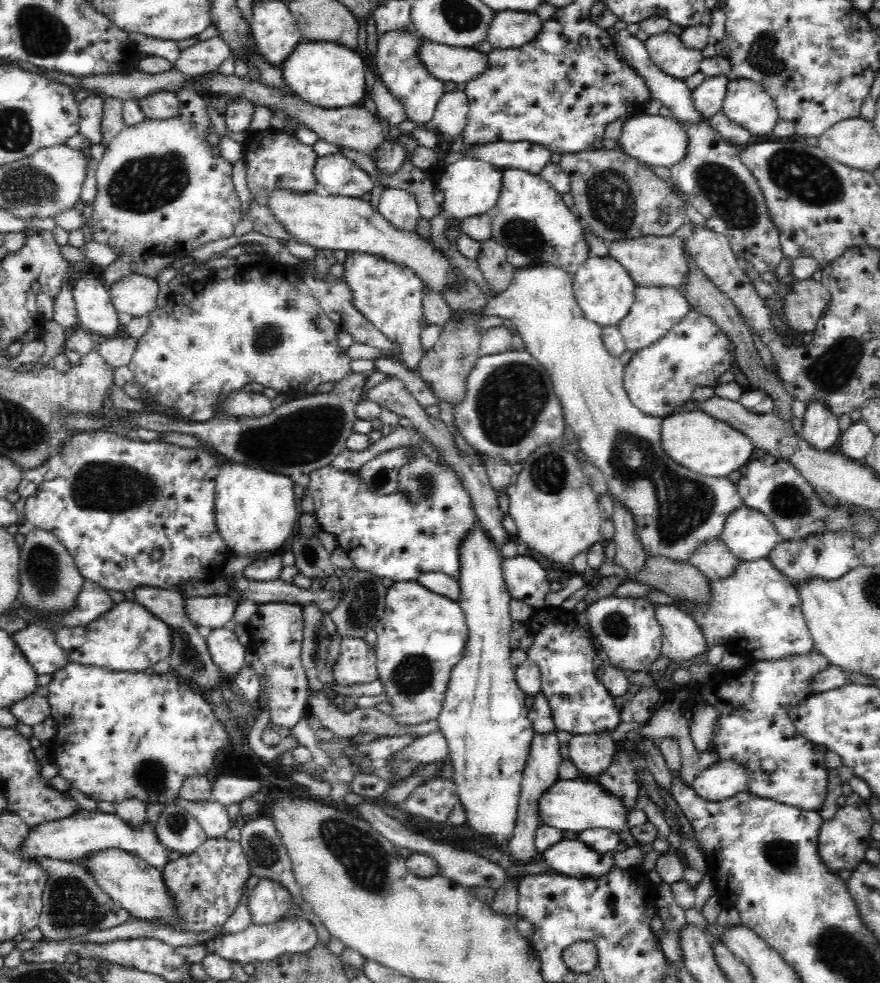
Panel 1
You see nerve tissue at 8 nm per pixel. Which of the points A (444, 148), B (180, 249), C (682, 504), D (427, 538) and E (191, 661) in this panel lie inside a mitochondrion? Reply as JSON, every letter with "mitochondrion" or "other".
{"A":"other","B":"other","C":"mitochondrion","D":"other","E":"mitochondrion"}

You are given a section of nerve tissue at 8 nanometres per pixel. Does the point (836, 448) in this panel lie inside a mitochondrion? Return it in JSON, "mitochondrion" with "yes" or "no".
{"mitochondrion":"no"}

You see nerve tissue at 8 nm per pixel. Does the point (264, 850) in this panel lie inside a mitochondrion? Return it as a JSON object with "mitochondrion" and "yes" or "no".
{"mitochondrion":"yes"}

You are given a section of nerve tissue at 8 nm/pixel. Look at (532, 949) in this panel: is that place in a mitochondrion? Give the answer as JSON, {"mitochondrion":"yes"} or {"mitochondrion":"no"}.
{"mitochondrion":"no"}

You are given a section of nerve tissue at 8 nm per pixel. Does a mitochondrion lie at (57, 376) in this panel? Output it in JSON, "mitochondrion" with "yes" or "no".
{"mitochondrion":"no"}

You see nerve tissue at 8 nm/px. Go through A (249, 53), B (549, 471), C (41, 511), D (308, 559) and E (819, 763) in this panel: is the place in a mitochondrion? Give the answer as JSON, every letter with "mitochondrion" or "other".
{"A":"other","B":"mitochondrion","C":"other","D":"mitochondrion","E":"other"}

